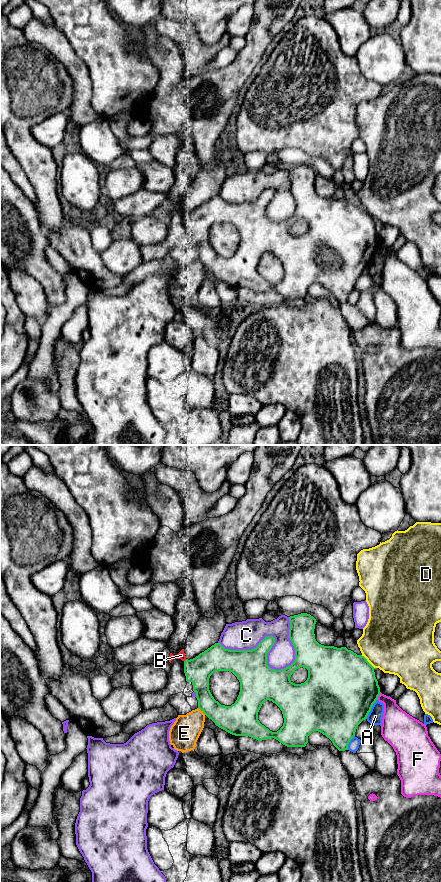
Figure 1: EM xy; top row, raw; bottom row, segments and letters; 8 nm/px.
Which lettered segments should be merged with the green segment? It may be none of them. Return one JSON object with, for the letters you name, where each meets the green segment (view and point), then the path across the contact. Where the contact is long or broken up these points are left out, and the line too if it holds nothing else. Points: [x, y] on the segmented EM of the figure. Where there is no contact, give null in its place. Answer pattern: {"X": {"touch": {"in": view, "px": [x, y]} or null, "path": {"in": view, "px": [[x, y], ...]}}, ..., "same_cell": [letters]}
{"same_cell": []}

